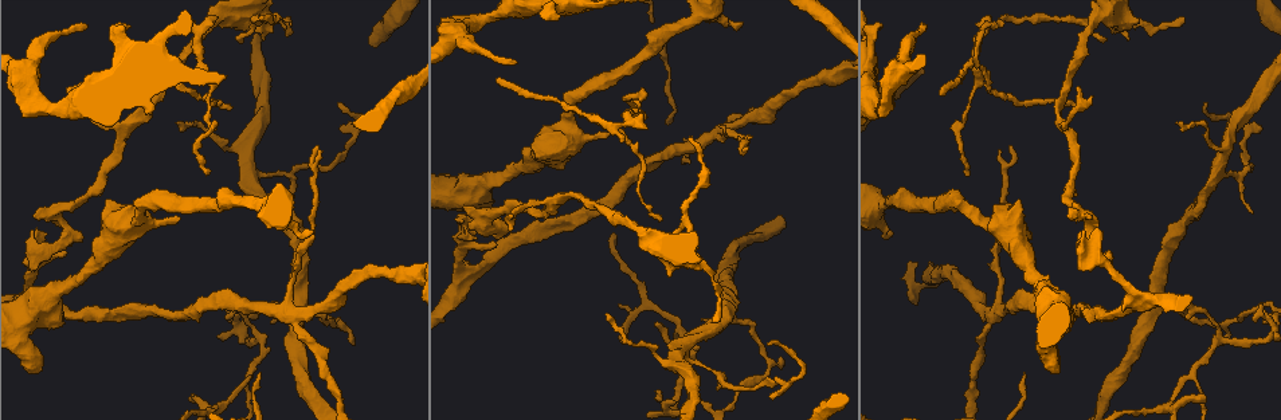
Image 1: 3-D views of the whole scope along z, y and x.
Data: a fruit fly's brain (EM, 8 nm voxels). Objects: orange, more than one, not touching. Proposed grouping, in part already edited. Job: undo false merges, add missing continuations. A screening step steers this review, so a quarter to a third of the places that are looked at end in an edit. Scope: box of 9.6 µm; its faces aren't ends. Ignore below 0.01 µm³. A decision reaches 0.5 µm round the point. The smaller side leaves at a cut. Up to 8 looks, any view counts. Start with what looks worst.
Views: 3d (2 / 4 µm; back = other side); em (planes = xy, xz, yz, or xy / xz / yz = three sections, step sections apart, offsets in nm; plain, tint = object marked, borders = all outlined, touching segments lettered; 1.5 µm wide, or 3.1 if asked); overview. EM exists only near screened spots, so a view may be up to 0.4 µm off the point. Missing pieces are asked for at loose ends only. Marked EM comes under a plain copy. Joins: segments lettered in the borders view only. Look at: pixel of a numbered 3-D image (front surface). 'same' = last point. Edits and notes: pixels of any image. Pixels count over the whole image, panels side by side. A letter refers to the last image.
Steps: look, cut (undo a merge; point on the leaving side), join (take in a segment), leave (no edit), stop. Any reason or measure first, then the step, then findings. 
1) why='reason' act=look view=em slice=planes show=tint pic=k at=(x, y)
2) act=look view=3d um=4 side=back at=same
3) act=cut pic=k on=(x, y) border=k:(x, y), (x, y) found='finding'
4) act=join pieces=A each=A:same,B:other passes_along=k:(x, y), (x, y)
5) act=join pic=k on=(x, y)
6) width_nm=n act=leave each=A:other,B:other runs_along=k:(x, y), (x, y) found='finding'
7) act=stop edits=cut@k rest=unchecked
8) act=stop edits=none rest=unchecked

why='branch stops here' act=look view=3d um=4 pic=1 at=(84, 27)

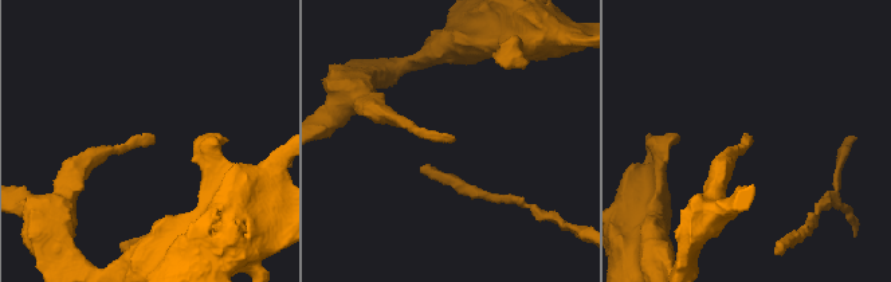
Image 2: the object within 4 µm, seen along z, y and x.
why='now the EM' act=look view=em slice=yz step=8 show=borders pic=2 at=(455, 140)

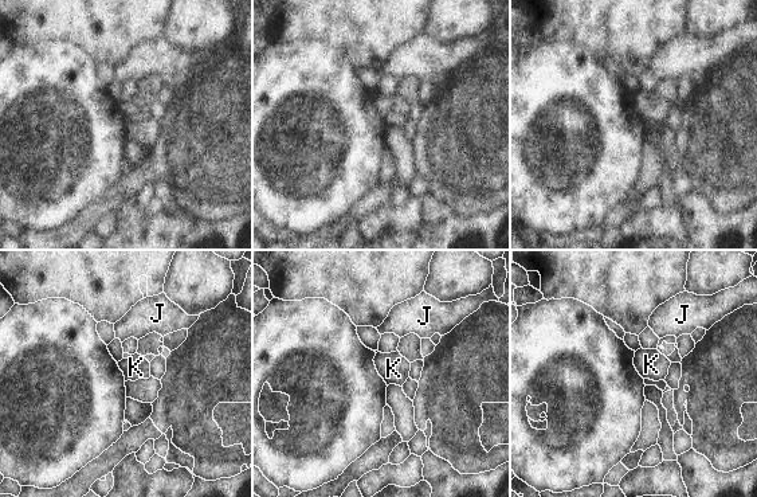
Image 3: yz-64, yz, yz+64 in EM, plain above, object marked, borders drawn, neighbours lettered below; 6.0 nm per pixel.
why='another direction' act=look view=em slice=planes show=borders at=same

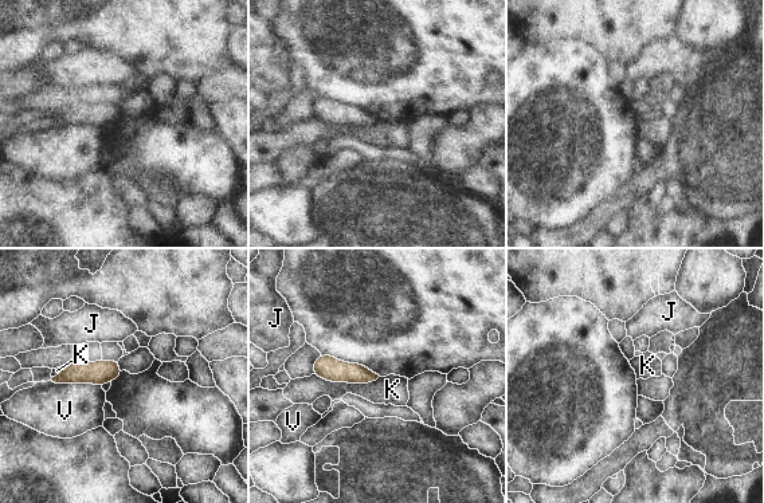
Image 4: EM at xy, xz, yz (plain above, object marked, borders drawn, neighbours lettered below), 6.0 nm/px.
width_nm=130 act=leave each=J:other,K:other,V:other border=4:(313, 373), (364, 384), (379, 377) found='none of them fits'

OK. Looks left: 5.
why='an open end' act=look view=em slice=planes show=tint pic=1 at=(311, 232)

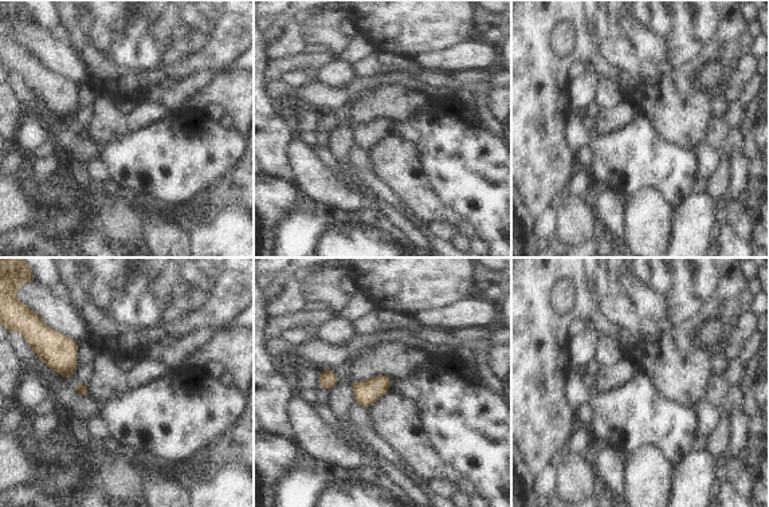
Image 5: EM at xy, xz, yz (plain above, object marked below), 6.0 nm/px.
why='see the neighbours' act=look view=em slice=planes show=borders at=same

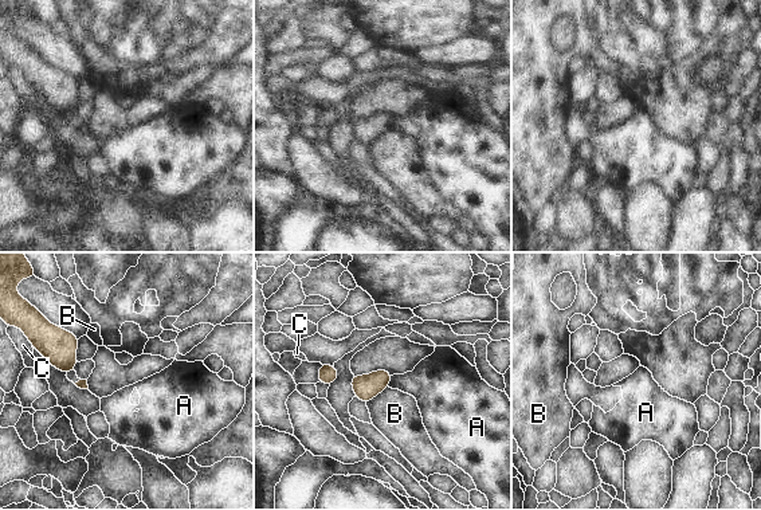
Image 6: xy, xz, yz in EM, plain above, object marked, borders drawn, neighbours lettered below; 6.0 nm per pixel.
act=leave each=A:other,B:other,C:other border=6:(393, 375), (387, 385) found='none of them fits'

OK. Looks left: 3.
why='branch stops here' act=look view=3d um=2 pic=1 at=(604, 132)

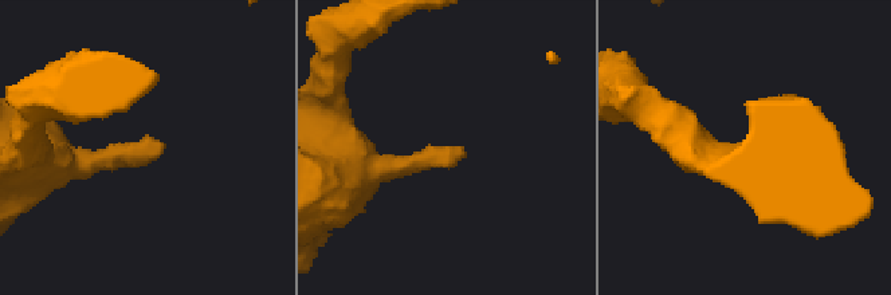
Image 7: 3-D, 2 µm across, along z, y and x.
act=look view=em slice=planes show=borders pic=7 at=(459, 149)

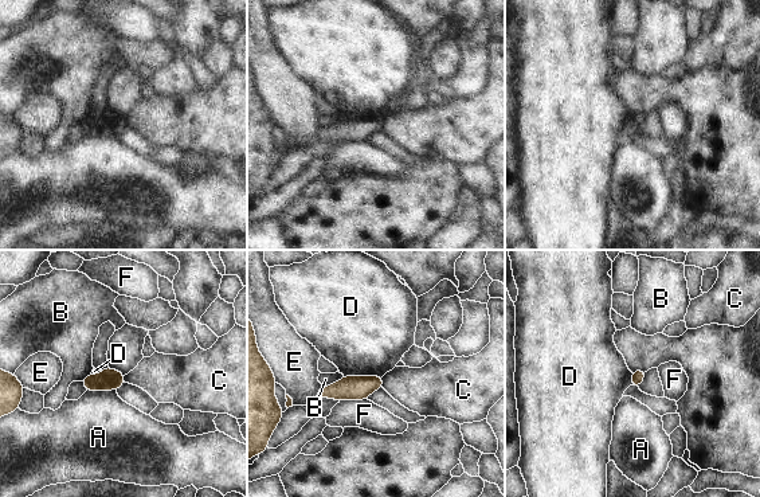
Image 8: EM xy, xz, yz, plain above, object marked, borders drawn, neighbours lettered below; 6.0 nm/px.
act=leave each=A:other,B:other,C:other,D:other,E:other,F:other border=8:(344, 375), (382, 376) found='no lettered segment goes on from it'

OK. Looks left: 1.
act=stop edits=none rest=unchecked

